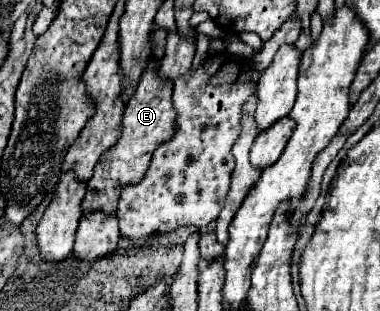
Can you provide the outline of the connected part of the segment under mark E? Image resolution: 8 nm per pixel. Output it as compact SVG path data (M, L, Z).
M152 71L152 75L142 75L134 97L126 103L122 119L122 135L118 143L110 147L106 153L102 153L98 165L94 167L94 175L86 185L88 189L82 201L82 215L90 215L94 211L112 215L116 211L122 189L126 185L134 185L146 175L152 153L164 139L170 139L174 131L174 119L176 111L172 107L172 83L156 79L156 71Z

